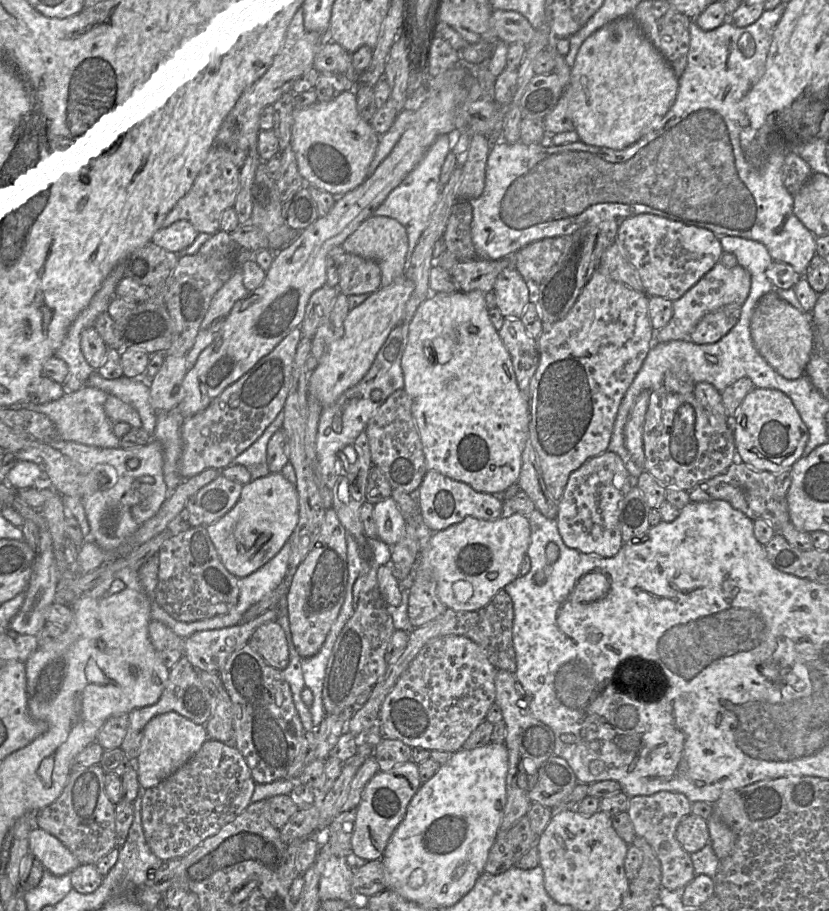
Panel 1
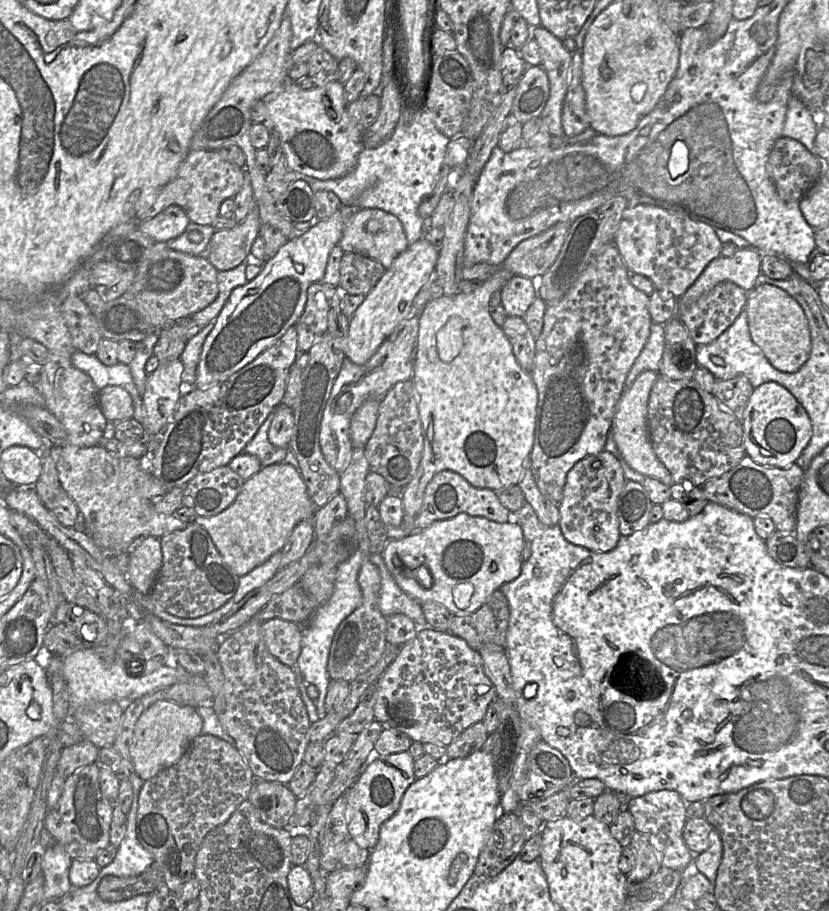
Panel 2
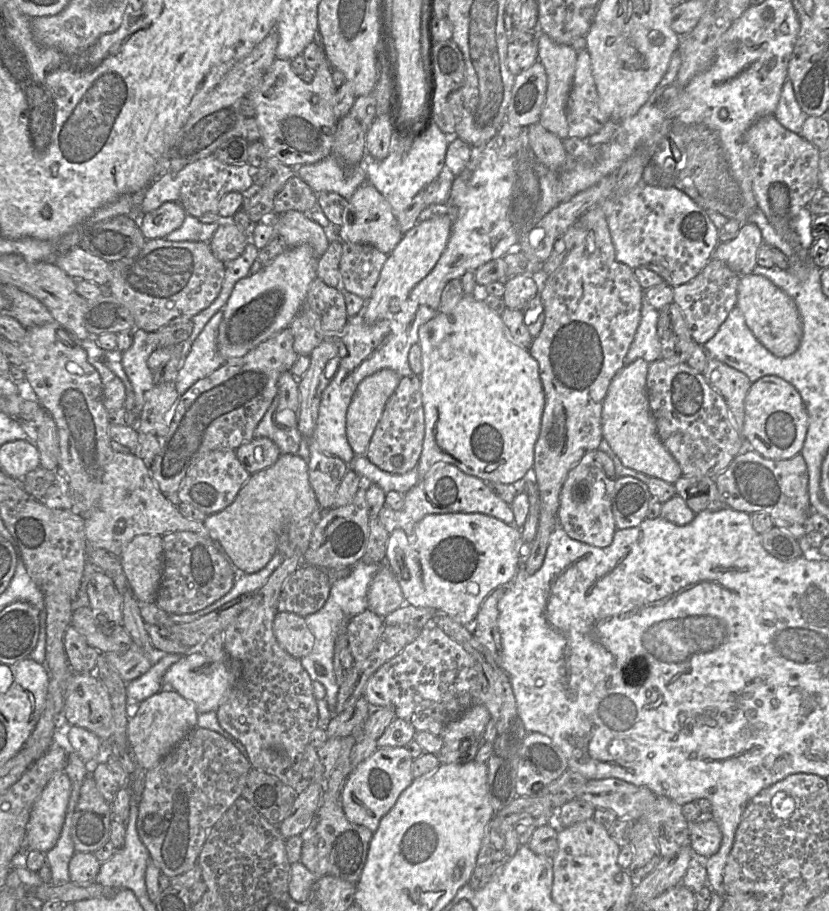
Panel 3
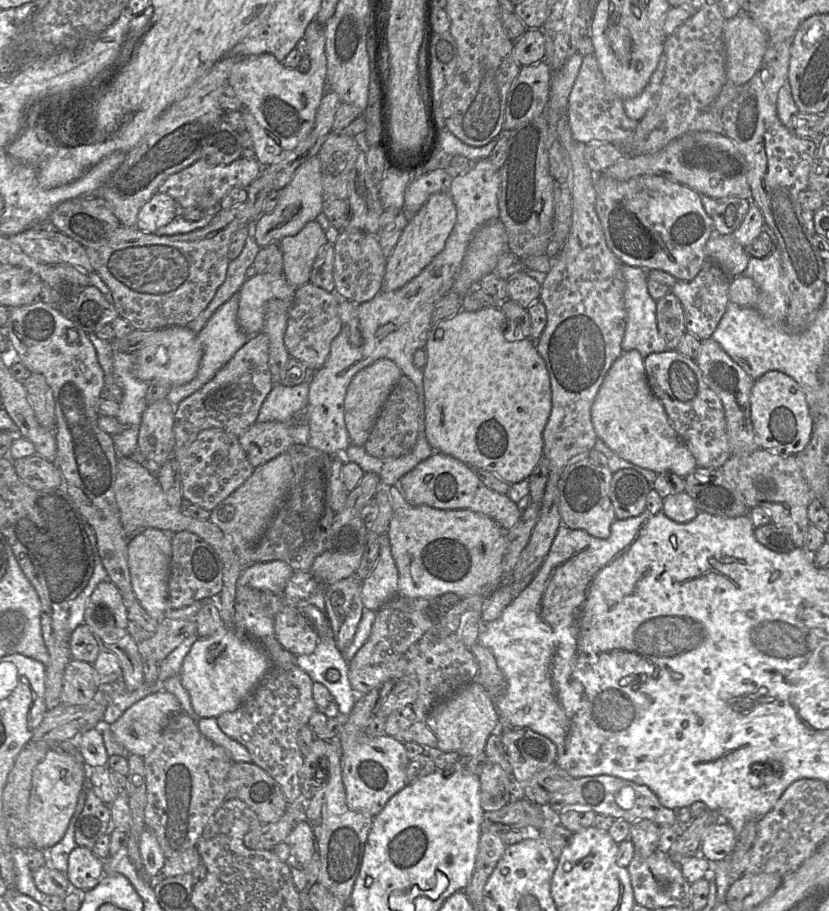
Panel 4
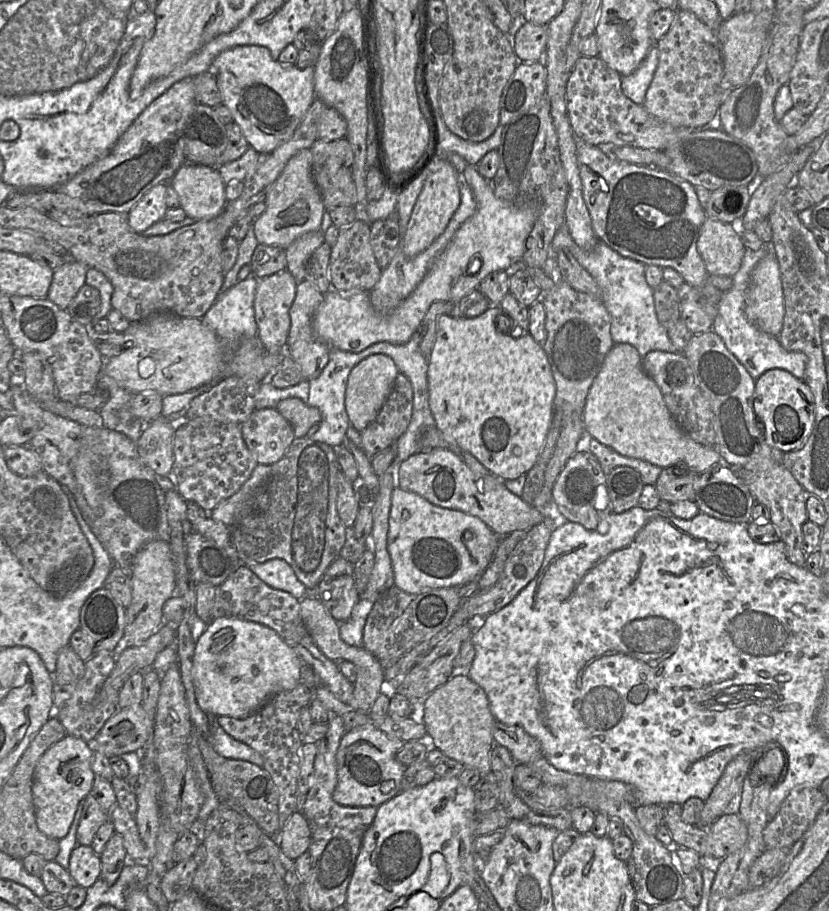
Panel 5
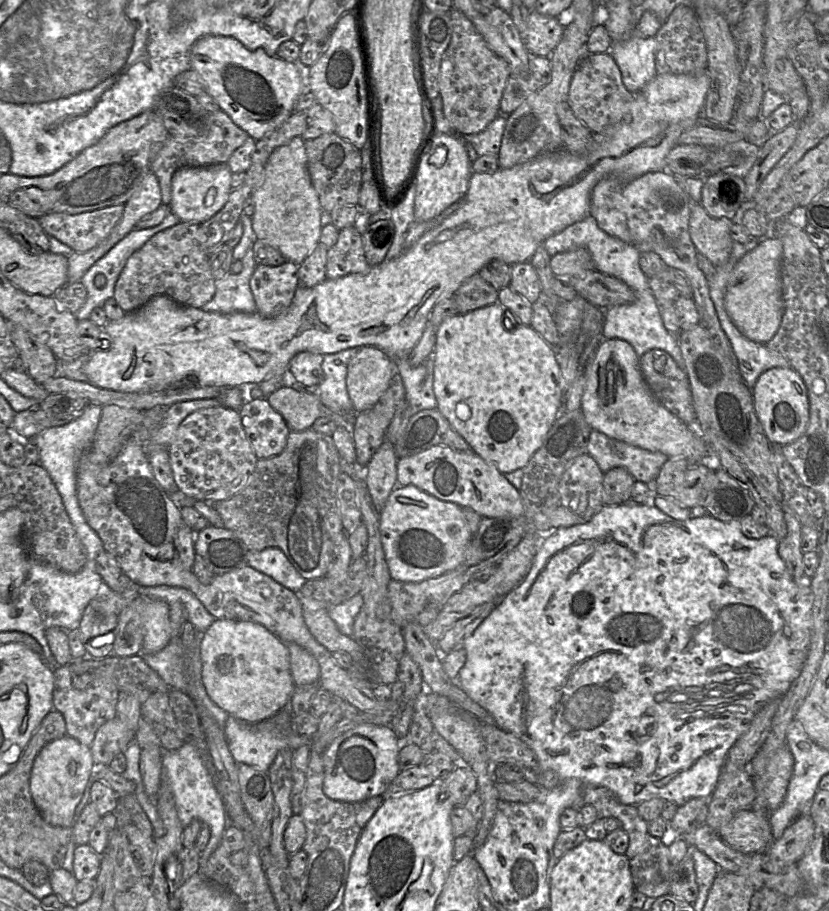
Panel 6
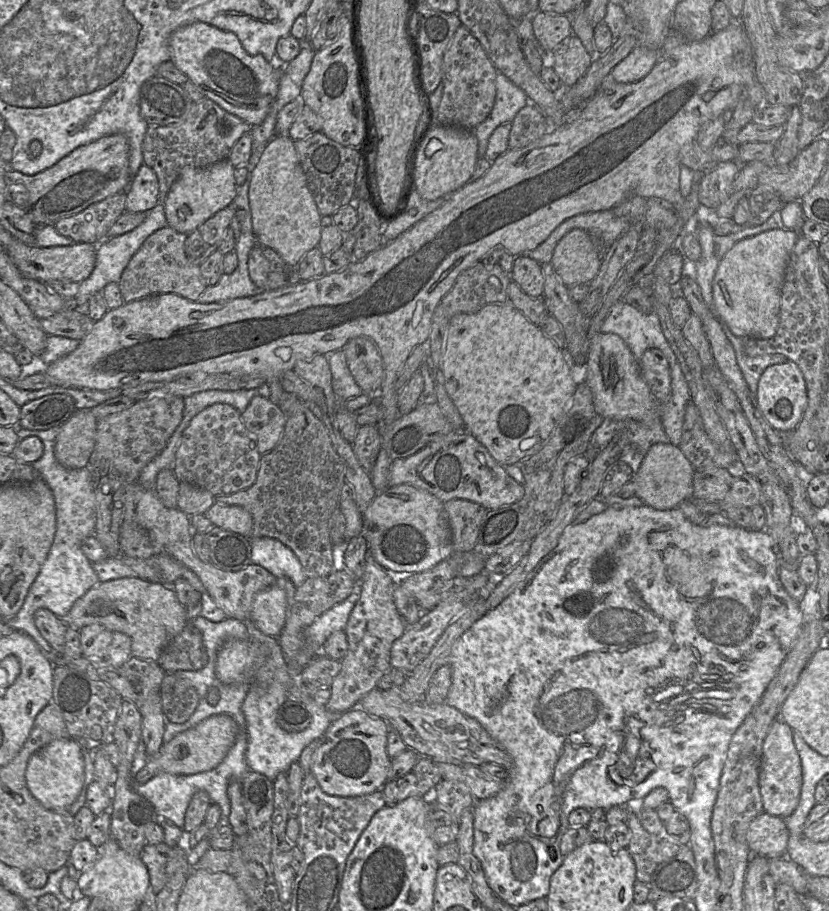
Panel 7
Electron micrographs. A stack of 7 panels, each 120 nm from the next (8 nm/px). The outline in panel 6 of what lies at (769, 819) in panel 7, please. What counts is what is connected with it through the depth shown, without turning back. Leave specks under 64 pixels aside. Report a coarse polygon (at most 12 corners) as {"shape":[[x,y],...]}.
{"shape":[[737,812],[719,834],[742,854],[774,840],[768,814]]}

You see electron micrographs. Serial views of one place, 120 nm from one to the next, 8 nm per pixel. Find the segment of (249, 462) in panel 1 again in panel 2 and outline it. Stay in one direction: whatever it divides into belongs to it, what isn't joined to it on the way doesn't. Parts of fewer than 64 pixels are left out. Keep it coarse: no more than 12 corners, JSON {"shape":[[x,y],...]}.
{"shape":[[278,411],[268,415],[243,450],[256,456],[263,468],[284,462],[289,447],[268,439]]}

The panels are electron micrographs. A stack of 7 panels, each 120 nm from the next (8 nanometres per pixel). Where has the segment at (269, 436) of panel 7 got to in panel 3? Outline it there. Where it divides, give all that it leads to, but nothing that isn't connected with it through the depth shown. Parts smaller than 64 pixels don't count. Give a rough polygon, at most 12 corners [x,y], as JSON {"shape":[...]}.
{"shape":[[253,438],[235,450],[252,475],[281,455],[269,438]]}

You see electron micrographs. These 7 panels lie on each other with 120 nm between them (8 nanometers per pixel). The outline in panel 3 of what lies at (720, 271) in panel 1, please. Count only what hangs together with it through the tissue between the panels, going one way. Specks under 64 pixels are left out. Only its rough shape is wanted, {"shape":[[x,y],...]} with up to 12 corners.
{"shape":[[747,221],[734,239],[718,243],[712,258],[739,275],[758,265],[759,227]]}

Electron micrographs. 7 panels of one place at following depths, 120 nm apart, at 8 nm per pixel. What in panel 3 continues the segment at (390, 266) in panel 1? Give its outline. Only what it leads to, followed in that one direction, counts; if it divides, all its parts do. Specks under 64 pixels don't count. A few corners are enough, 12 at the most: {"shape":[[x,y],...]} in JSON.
{"shape":[[370,182],[348,200],[341,242],[390,254],[403,233]]}

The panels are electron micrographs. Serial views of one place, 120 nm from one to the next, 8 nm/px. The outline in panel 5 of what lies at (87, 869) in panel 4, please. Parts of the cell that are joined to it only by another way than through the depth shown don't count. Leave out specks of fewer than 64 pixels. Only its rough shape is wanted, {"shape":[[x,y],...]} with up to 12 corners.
{"shape":[[78,844],[68,872],[76,885],[89,888],[100,877],[100,855]]}

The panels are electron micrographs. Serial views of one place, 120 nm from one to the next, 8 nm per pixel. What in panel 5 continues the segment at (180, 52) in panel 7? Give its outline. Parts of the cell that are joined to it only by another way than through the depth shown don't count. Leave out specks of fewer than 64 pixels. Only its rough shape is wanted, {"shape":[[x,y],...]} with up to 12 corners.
{"shape":[[323,41],[299,69],[262,46],[220,53],[211,71],[249,146],[289,140],[316,99]]}

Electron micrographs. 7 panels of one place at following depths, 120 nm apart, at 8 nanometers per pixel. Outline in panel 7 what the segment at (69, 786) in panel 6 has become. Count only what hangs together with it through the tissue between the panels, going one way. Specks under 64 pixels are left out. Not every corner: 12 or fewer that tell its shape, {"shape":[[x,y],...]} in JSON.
{"shape":[[54,740],[31,756],[29,791],[68,810],[82,790],[84,749]]}

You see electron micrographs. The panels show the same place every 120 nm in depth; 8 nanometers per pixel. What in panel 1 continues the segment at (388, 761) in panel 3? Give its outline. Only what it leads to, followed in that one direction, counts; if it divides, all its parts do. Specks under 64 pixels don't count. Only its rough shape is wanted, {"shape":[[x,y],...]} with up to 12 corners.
{"shape":[[411,760],[378,771],[362,792],[351,838],[382,859],[421,784]]}

